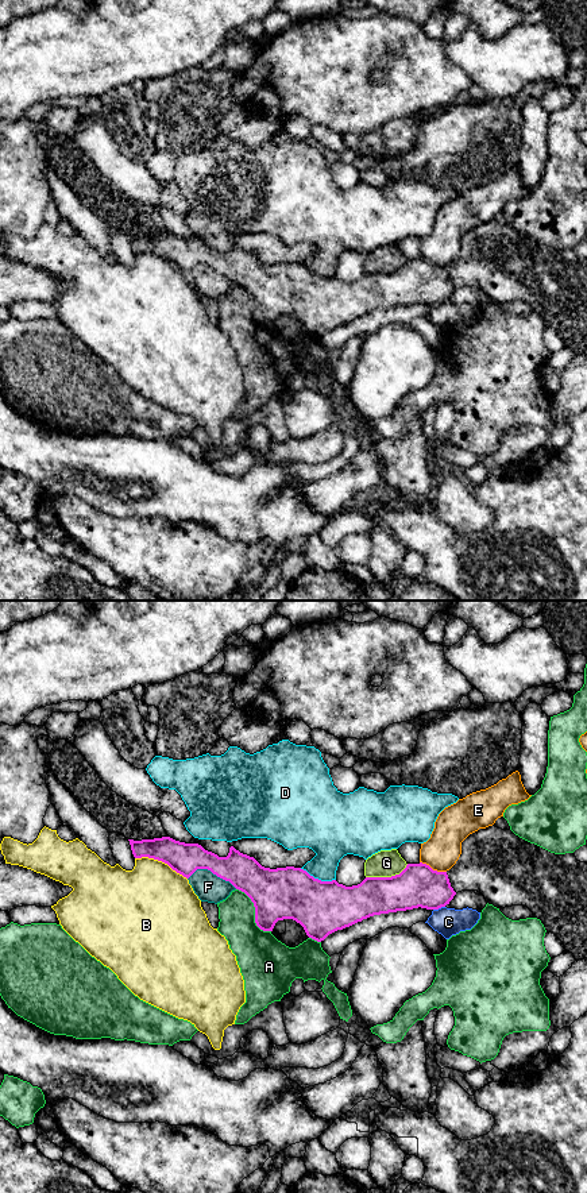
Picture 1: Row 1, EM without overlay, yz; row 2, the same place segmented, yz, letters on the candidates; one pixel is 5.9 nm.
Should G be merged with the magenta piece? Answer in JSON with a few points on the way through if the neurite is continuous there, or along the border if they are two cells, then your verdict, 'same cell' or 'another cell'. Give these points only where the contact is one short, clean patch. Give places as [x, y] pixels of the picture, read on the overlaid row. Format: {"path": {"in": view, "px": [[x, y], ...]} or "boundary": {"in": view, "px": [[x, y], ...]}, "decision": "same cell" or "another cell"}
{"boundary": {"in": "yz", "px": [[408, 864], [398, 873], [390, 876], [366, 877]]}, "decision": "another cell"}

